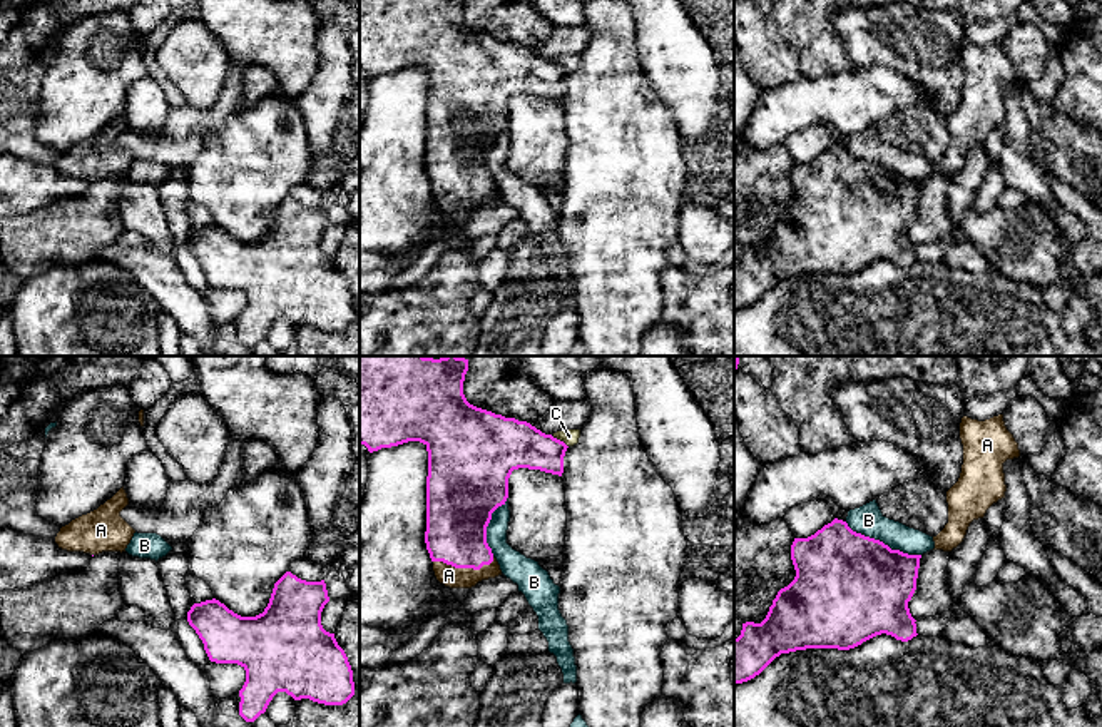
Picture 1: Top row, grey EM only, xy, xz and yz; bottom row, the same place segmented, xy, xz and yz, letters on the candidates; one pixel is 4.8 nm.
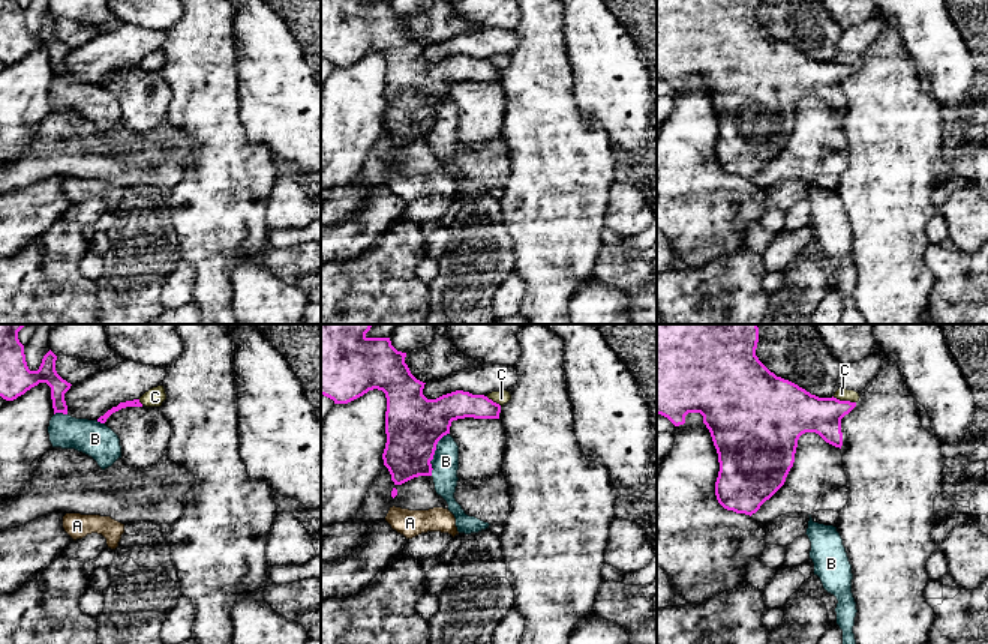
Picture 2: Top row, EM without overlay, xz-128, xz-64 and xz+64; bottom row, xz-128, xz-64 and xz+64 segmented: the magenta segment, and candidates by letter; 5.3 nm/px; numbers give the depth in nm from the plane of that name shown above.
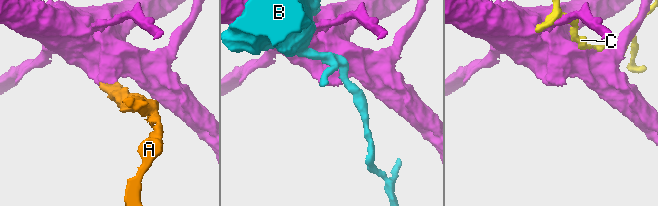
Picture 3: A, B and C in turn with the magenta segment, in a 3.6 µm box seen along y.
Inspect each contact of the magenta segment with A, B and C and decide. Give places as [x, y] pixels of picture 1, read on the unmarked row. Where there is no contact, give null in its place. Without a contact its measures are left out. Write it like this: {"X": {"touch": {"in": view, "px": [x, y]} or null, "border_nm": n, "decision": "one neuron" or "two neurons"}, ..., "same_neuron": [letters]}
{"A": {"touch": {"in": "xz", "px": [464, 193]}, "border_nm": 300, "decision": "one neuron"}, "B": {"touch": {"in": "yz", "px": [882, 167]}, "border_nm": 400, "decision": "two neurons"}, "C": {"touch": {"in": "xz", "px": [559, 66]}, "border_nm": 90, "decision": "two neurons"}, "same_neuron": ["A"]}

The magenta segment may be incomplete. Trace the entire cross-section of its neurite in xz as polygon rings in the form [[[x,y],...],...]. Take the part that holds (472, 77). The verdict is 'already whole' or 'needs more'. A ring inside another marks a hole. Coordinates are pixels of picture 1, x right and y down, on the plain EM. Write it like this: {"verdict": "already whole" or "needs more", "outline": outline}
{"verdict": "needs more", "outline": [[[360,0],[360,70],[370,79],[381,74],[420,67],[428,77],[426,157],[425,169],[440,209],[450,214],[472,214],[482,206],[502,201],[487,169],[492,139],[508,124],[508,104],[513,95],[528,94],[564,99],[567,70],[545,60],[527,47],[505,43],[470,30],[463,20],[465,0]]]}

